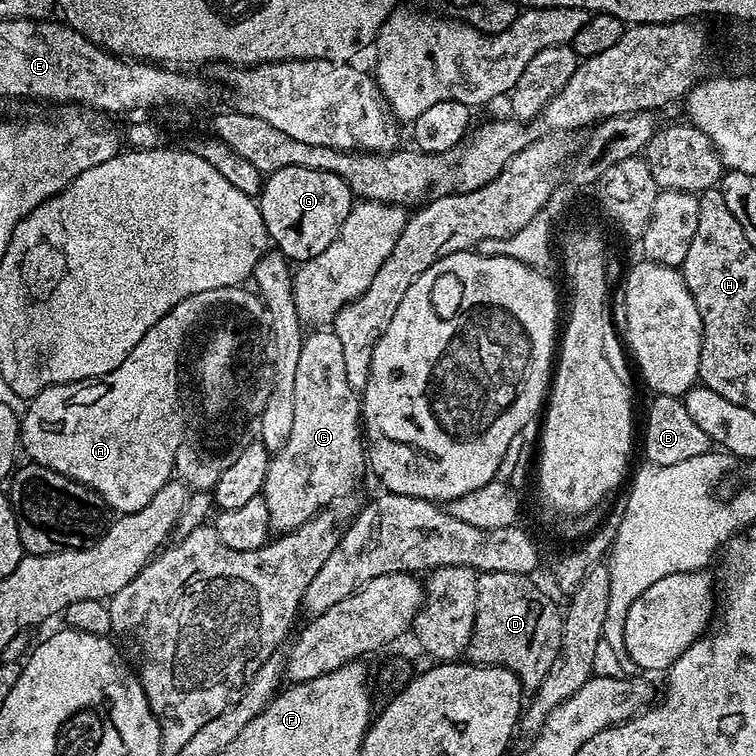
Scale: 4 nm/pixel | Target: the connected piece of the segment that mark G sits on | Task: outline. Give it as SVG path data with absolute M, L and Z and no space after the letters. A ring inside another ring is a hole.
M282 166L282 170L264 176L258 203L274 248L289 262L303 262L322 254L334 242L342 222L346 222L346 214L350 214L354 197L350 186L338 174L306 170L306 166Z

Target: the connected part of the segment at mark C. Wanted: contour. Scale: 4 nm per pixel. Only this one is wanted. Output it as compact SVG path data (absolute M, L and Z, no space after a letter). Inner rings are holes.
M312 330L303 337L301 354L298 357L297 374L294 379L294 416L293 425L290 427L289 437L279 451L271 457L266 482L264 483L263 497L268 507L268 523L271 531L276 534L292 532L295 528L300 528L312 516L325 511L339 496L344 496L356 484L356 479L366 472L366 440L362 435L362 400L361 397L350 386L349 379L346 378L346 361L342 354L342 342L338 342L338 334L331 330Z

